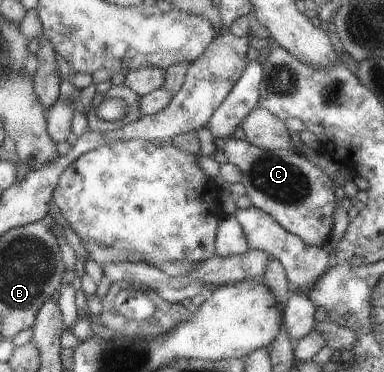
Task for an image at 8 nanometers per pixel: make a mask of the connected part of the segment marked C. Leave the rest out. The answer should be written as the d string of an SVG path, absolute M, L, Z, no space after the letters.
M213 134L215 149L223 152L228 160L242 172L242 184L246 189L248 198L258 209L275 217L290 233L301 237L311 248L328 246L331 231L333 231L333 213L337 209L339 199L335 195L336 183L330 175L327 175L321 167L305 159L299 151L267 150L252 145L248 140L239 141L235 137L215 137Z

